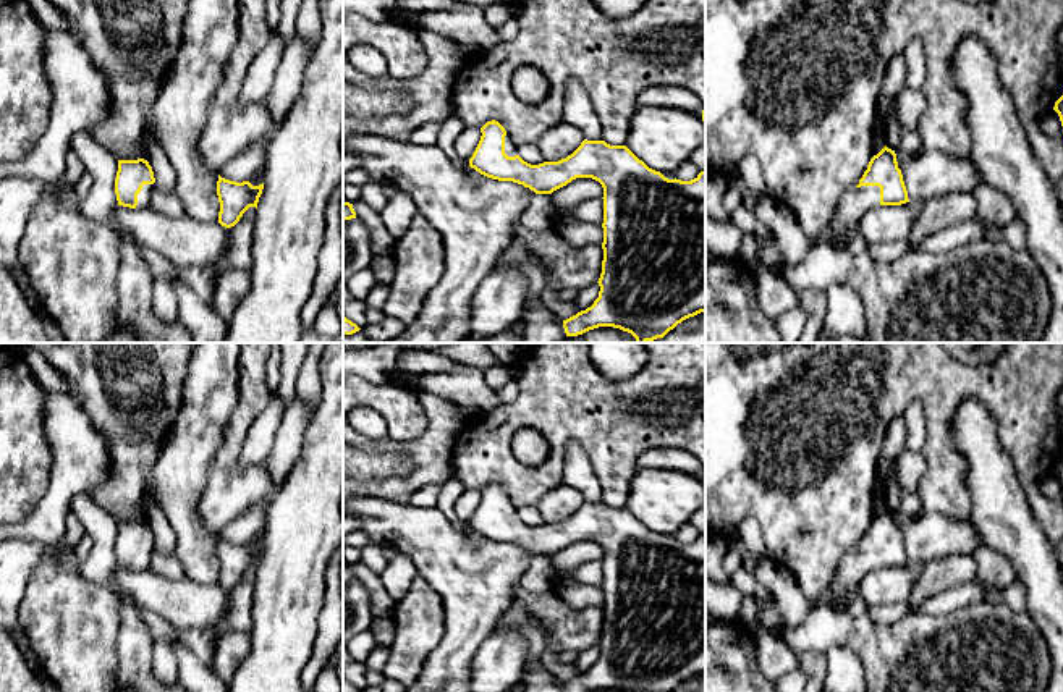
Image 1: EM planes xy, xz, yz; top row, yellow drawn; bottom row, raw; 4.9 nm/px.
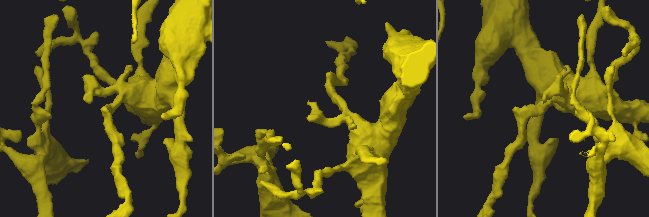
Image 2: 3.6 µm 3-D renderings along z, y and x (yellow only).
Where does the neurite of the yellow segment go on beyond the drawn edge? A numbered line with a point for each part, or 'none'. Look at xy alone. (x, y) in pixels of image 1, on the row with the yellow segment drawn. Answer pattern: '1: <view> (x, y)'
1: xy (144, 196)

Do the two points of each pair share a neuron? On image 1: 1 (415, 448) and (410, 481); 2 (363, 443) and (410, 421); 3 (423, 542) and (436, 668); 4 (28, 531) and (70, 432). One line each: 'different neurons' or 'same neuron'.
1: same neuron
2: different neurons
3: same neuron
4: same neuron

